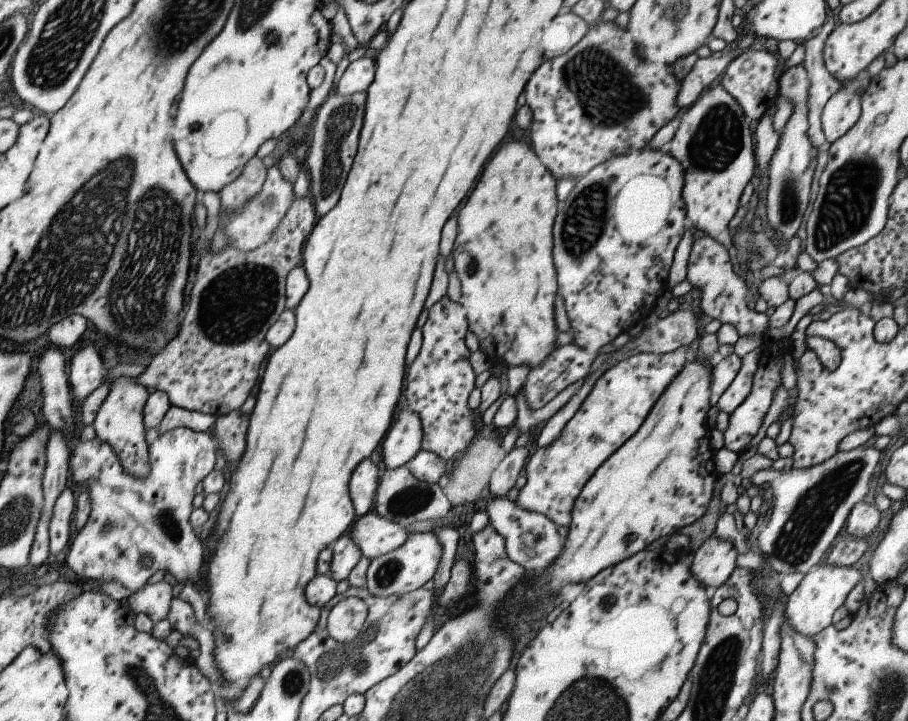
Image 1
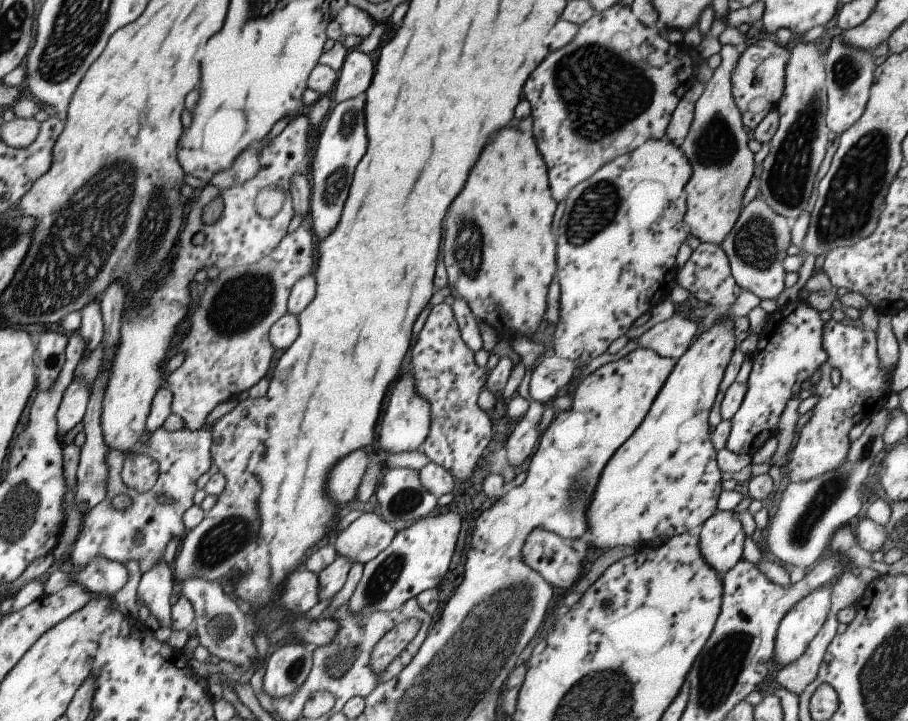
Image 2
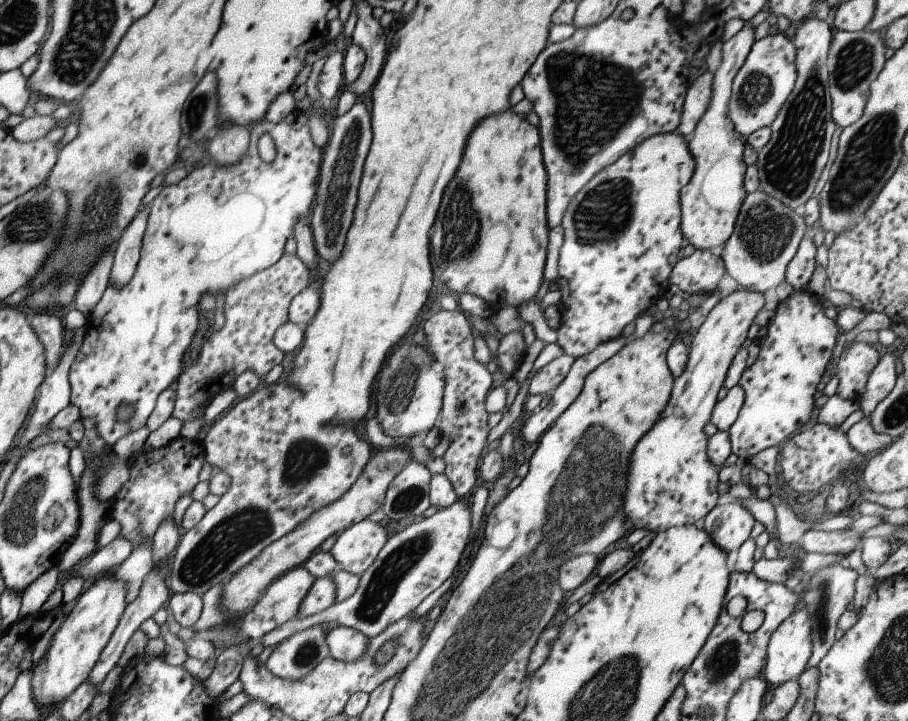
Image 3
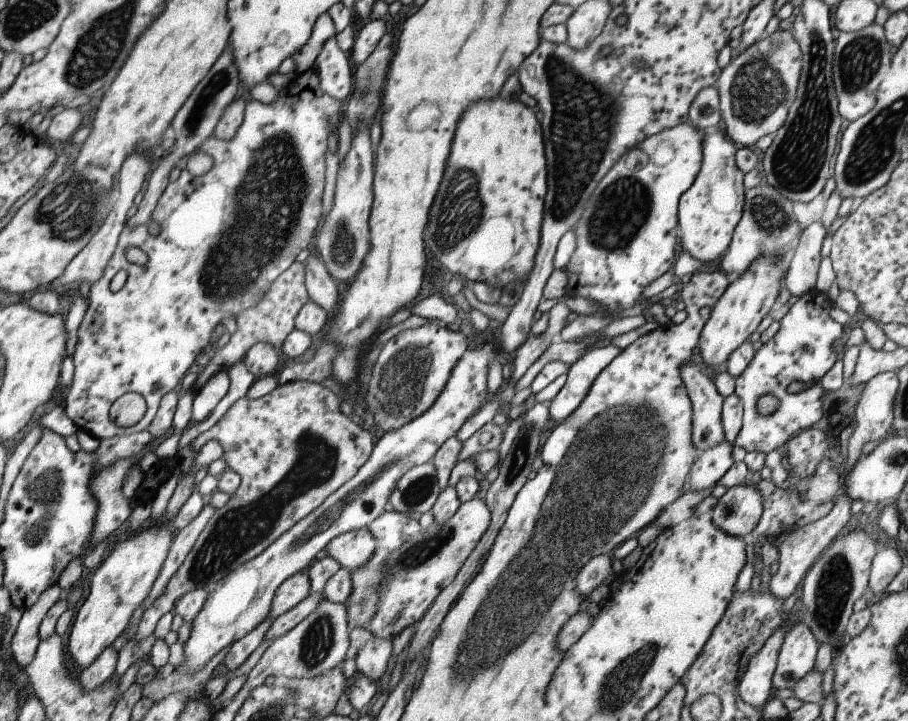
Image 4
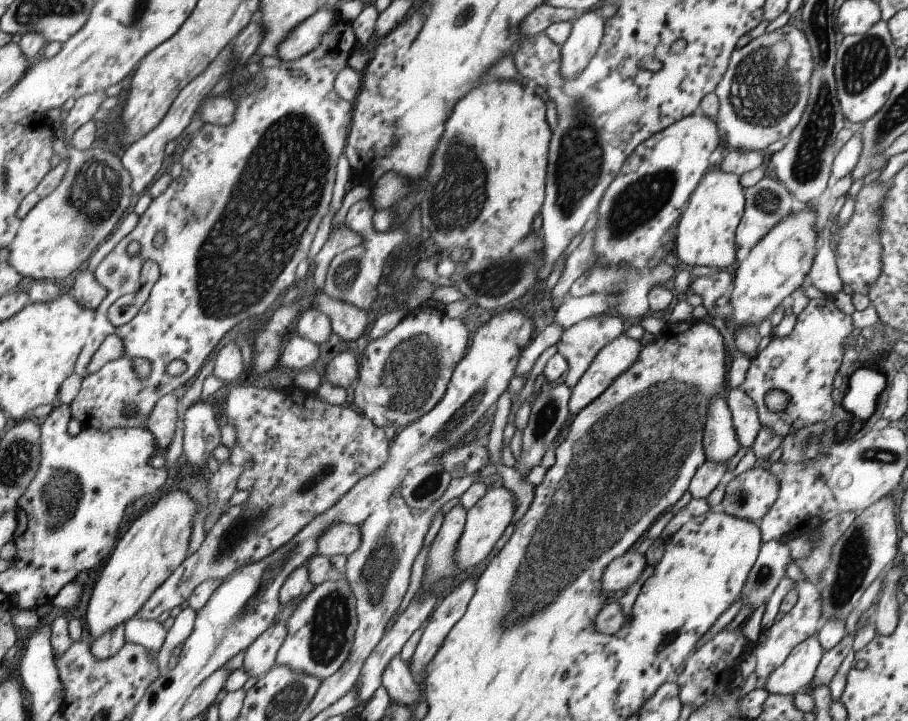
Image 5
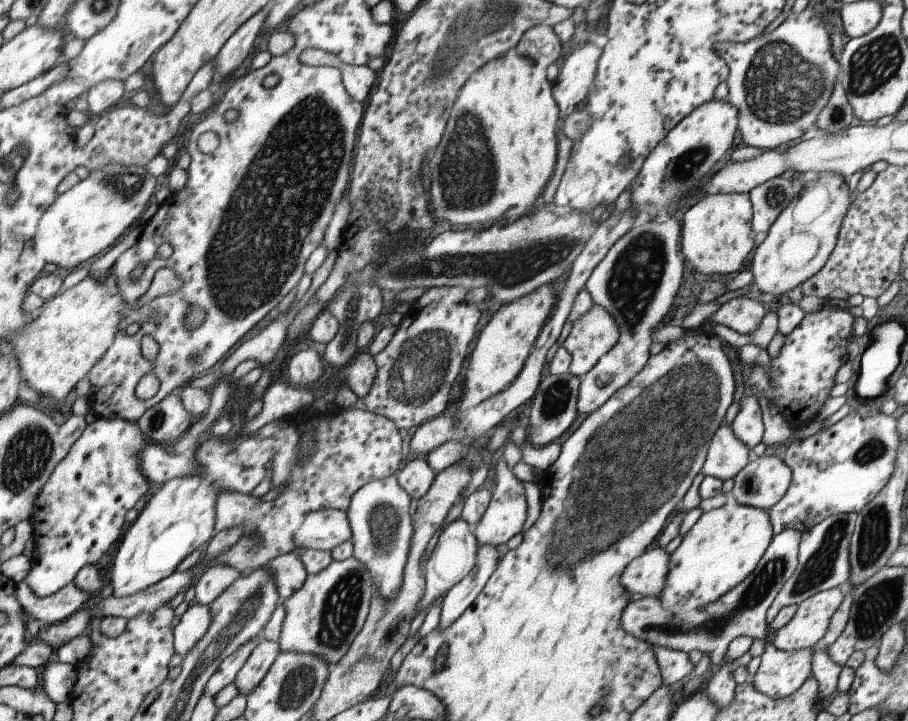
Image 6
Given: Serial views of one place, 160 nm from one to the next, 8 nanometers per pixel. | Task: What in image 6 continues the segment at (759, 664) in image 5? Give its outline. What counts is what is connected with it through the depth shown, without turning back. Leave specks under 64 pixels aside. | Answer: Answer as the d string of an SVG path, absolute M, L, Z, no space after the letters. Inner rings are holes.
M833 587L806 598L796 606L793 618L771 636L772 640L770 642L773 643L775 648L782 651L811 648L825 634L831 615L839 608L843 597L841 590Z

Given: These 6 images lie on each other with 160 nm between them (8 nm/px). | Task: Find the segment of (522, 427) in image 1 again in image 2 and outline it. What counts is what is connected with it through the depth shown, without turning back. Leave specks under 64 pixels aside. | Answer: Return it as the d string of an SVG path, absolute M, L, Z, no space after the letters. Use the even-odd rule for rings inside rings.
M674 313L641 334L637 338L638 347L648 348L660 357L676 361L689 348L695 330L695 323Z

